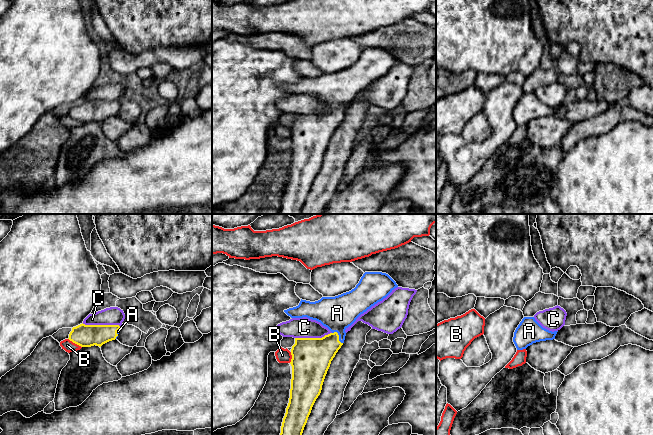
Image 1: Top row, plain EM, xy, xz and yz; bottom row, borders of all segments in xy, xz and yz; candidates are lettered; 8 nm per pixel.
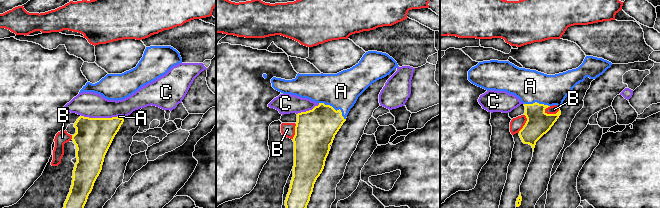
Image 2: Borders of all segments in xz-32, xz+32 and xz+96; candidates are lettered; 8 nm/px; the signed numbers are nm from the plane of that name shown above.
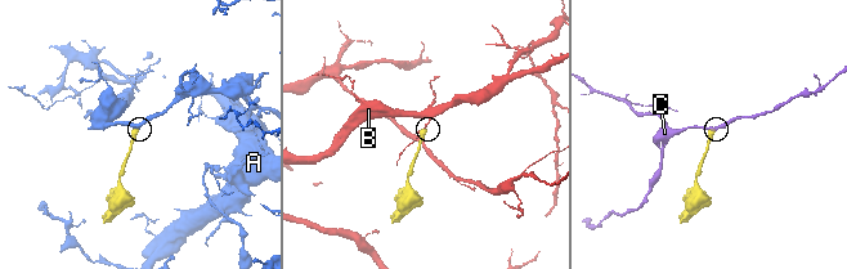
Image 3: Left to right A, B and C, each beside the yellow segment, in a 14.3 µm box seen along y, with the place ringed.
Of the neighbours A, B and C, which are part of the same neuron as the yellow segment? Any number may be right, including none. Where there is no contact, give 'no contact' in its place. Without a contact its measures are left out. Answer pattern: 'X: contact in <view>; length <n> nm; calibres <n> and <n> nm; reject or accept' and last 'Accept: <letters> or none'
A: contact in xz; length 130 nm; calibres 280 and 280 nm; accept
B: contact in xy; length 130 nm; calibres 180 and 90 nm; reject
C: contact in xy; length 300 nm; calibres 180 and 140 nm; reject
Accept: A

